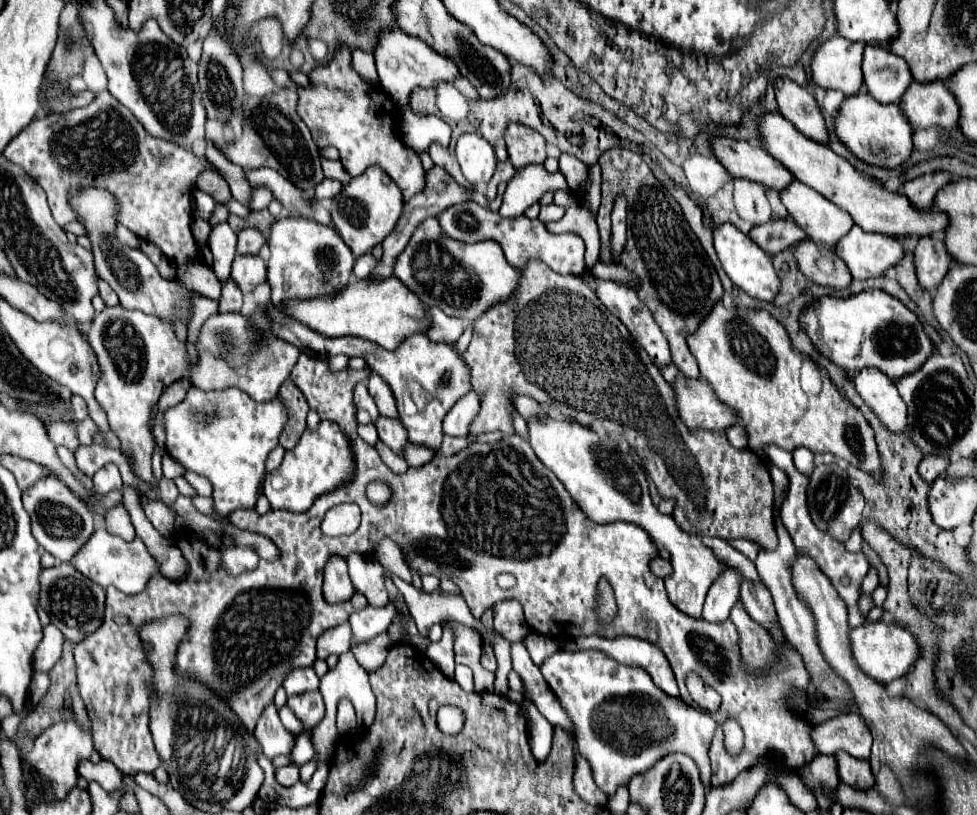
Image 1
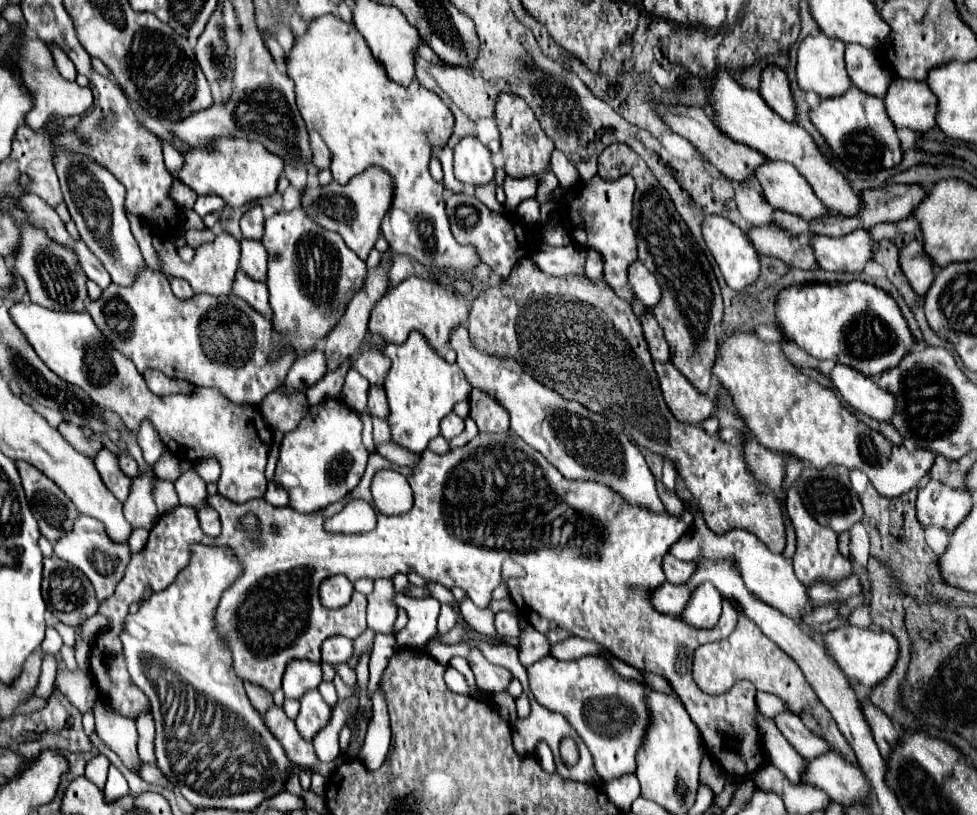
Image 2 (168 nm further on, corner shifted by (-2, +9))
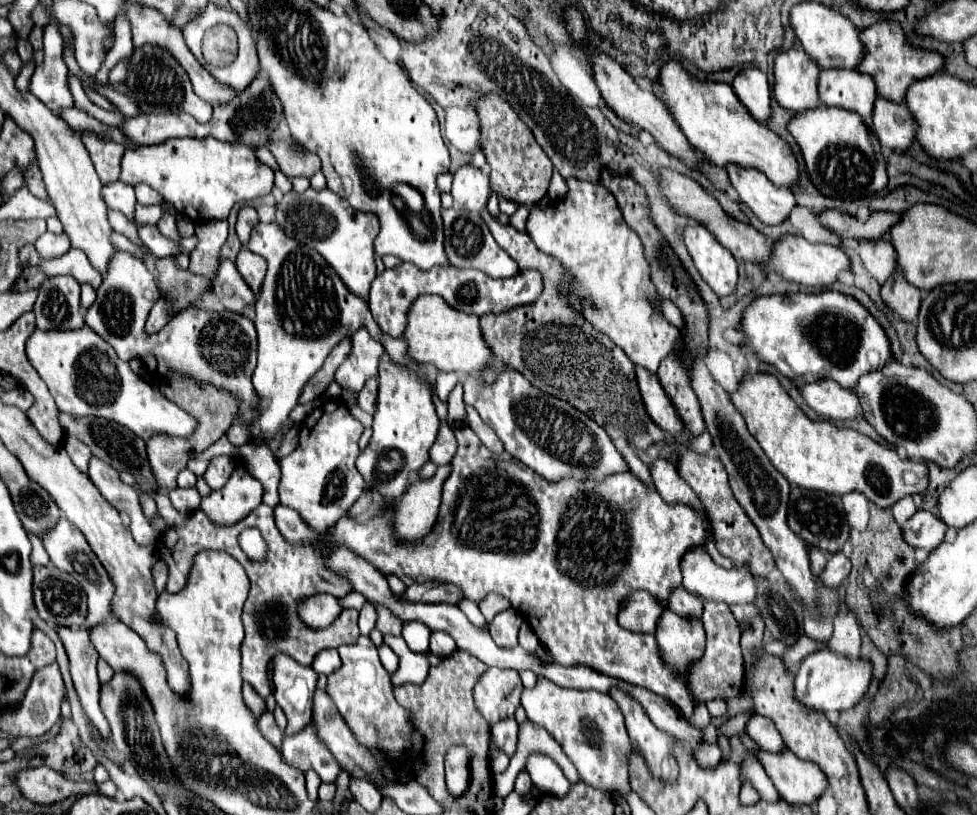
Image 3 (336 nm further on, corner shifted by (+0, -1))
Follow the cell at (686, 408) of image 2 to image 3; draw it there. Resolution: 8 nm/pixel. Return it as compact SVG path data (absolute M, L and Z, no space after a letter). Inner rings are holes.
M635 366L635 374L637 374L637 386L641 392L641 398L645 402L645 410L649 410L649 418L653 418L653 422L657 422L657 426L661 426L661 430L669 434L683 432L683 424L673 404L669 402L667 394L663 392L657 376L649 374L649 370L641 366Z

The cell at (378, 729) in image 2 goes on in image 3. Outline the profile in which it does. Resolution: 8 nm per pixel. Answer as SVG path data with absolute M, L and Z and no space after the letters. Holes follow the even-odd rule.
M384 635L383 644L391 646L391 648L395 650L395 654L401 658L399 670L391 676L393 686L397 686L397 684L405 684L405 682L419 684L419 682L423 682L423 680L427 678L429 662L427 662L427 656L425 656L425 654L411 652L401 636Z

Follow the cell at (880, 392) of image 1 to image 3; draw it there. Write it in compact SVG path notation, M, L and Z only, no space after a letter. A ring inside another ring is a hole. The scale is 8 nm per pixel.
M833 380L821 382L795 382L807 406L821 418L827 420L845 420L861 416L861 406L853 390L837 386Z

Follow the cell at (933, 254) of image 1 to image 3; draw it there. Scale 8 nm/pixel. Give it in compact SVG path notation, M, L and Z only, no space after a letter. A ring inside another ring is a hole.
M893 274L881 288L883 302L905 322L915 322L921 304L921 292L905 282L901 274Z

